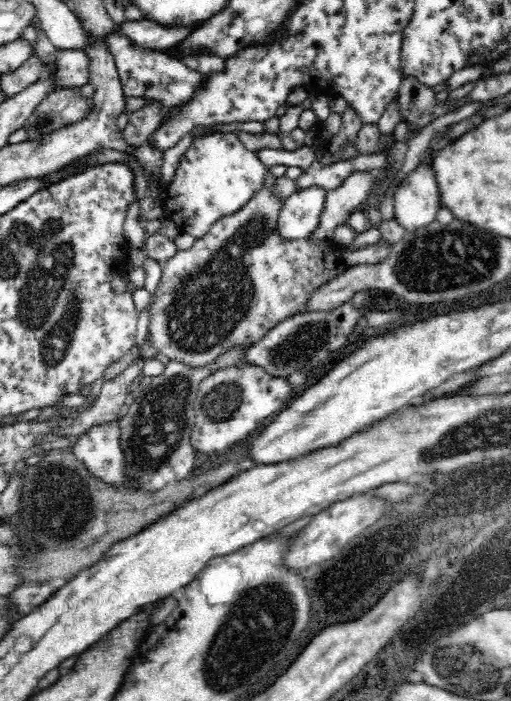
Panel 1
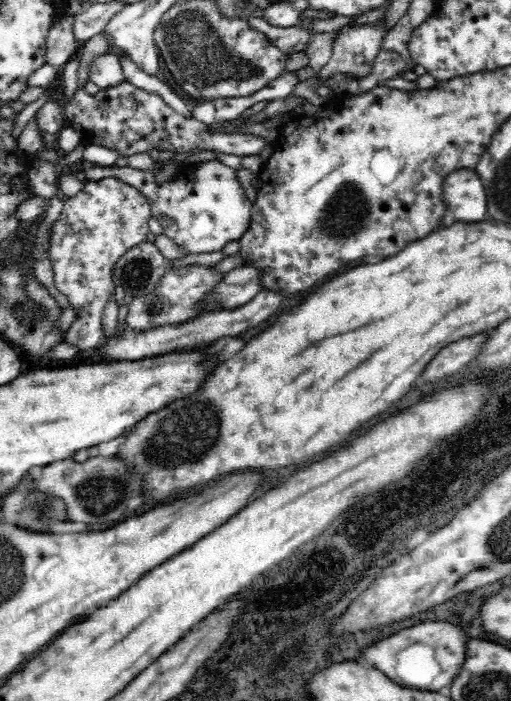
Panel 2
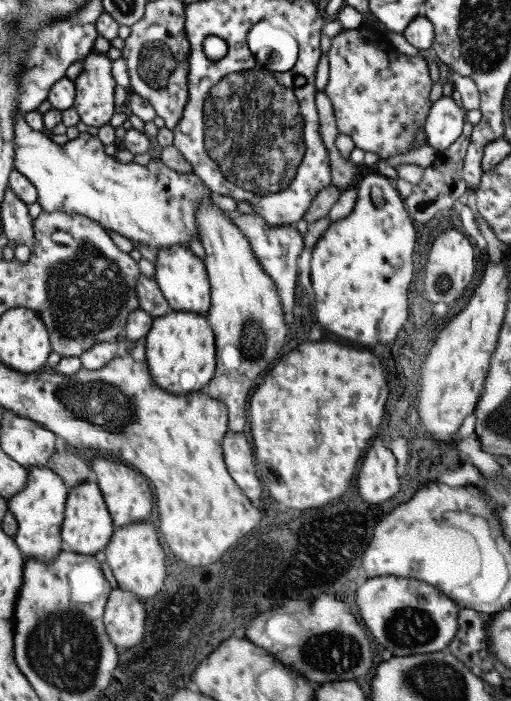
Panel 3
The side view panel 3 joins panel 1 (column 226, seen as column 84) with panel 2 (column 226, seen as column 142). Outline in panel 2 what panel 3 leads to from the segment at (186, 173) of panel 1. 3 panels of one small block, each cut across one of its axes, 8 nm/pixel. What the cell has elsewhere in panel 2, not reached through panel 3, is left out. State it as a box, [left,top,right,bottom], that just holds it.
[82,159,252,256]

